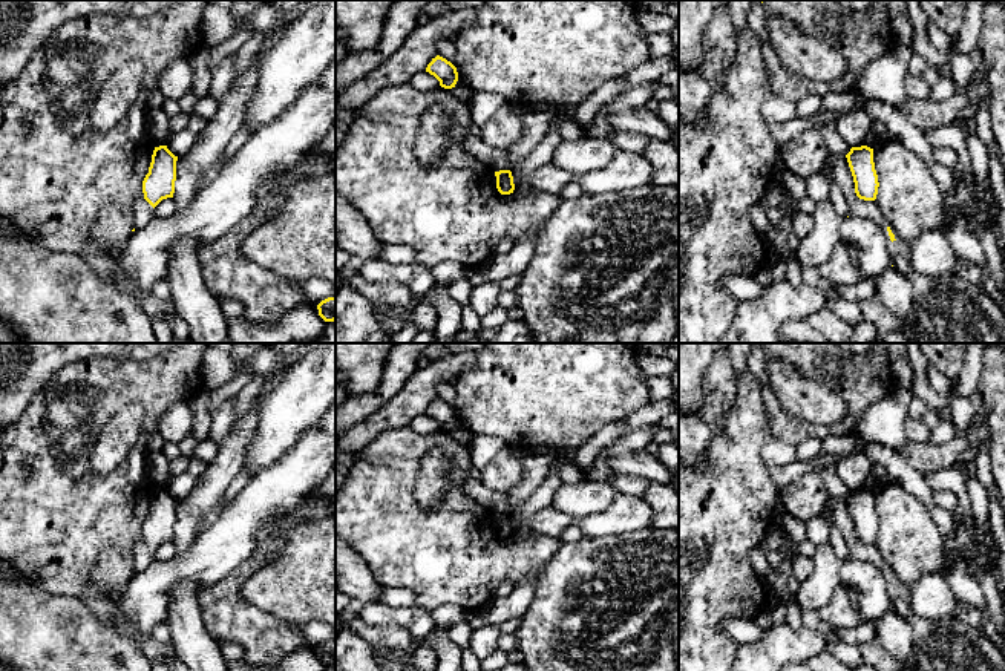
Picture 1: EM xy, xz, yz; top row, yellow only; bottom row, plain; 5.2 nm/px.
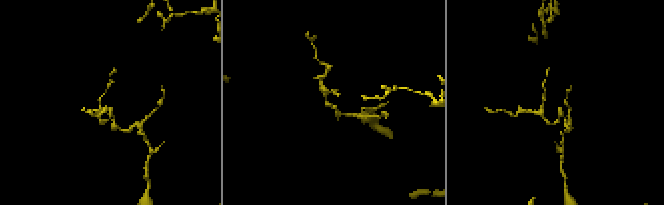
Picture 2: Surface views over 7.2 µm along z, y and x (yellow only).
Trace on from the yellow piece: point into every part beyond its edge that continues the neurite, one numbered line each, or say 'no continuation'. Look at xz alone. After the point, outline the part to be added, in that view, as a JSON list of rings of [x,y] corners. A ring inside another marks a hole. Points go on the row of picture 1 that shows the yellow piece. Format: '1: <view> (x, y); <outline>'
no continuation

